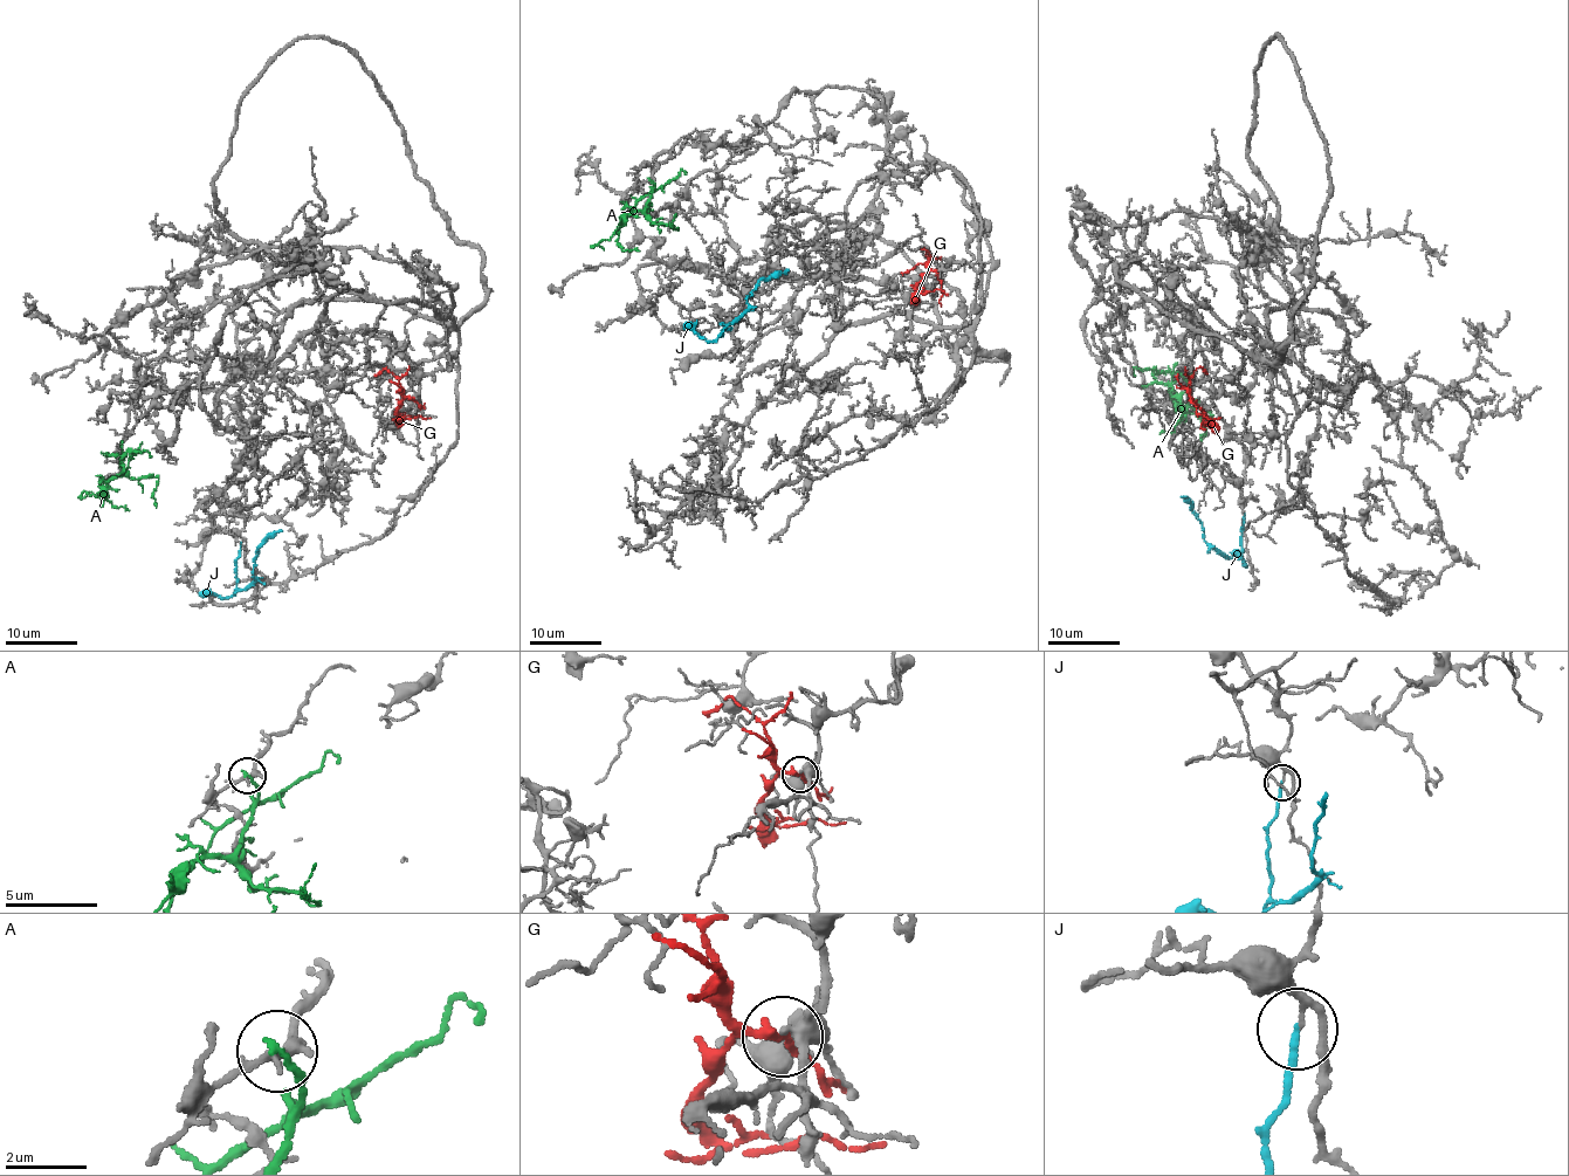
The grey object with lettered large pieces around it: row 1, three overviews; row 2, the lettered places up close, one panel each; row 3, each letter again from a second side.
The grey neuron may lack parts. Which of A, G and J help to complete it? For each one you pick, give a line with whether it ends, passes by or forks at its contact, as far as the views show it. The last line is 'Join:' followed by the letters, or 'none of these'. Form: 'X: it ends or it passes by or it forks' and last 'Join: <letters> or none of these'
Join: none of these

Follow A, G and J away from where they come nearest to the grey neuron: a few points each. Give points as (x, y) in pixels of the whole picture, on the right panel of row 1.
A: (1143, 386), (1165, 384), (1175, 392), (1176, 403), (1191, 407), (1206, 431), (1201, 440)
G: (1191, 401), (1205, 417), (1206, 421), (1201, 425), (1204, 430)
J: (1245, 515), (1241, 556), (1230, 558), (1204, 540), (1202, 522), (1189, 500), (1181, 497)

